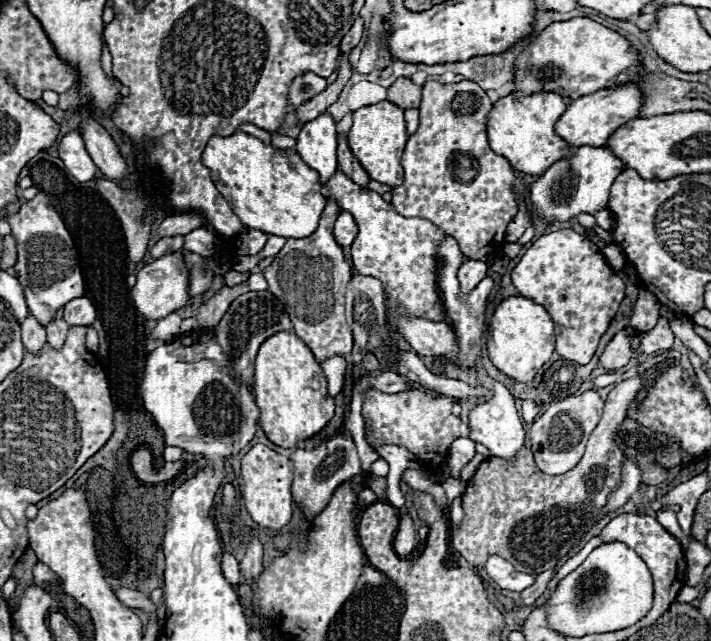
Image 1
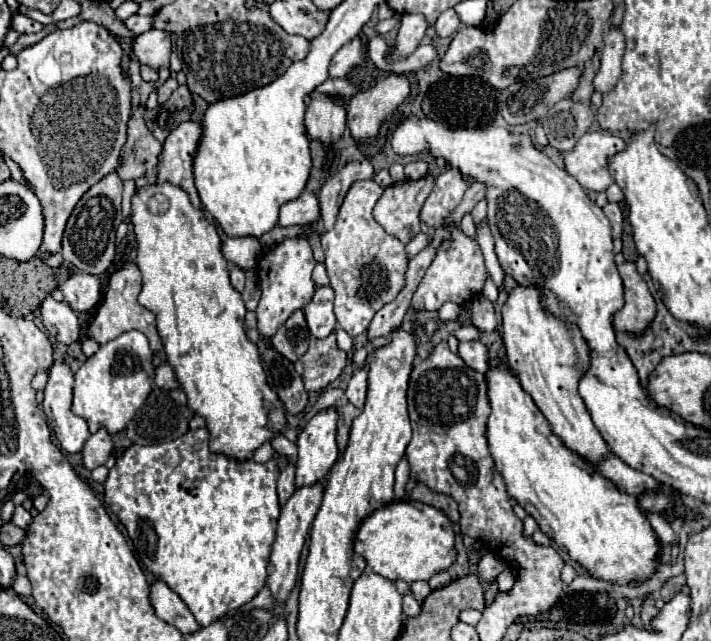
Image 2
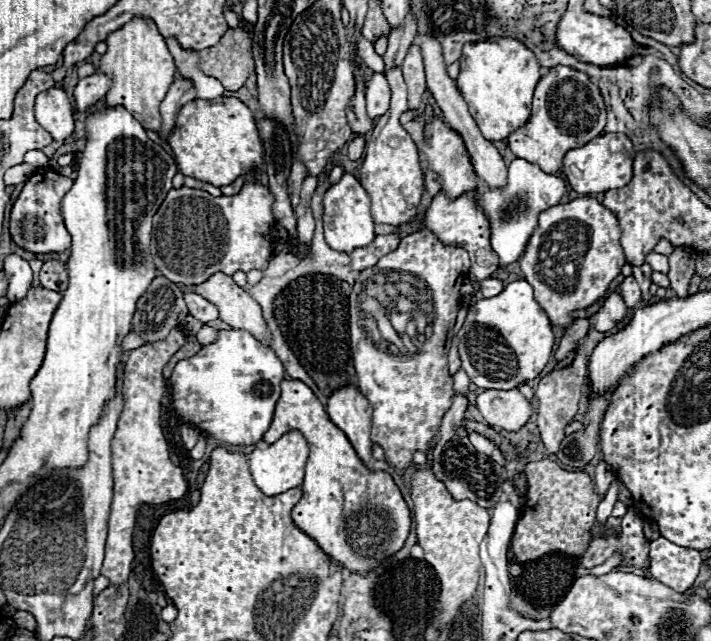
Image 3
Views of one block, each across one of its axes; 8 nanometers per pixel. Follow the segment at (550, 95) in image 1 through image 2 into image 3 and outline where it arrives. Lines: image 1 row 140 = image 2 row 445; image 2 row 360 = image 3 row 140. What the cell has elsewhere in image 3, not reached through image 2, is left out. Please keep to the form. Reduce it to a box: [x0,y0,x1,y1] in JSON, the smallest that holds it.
[456,38,540,142]

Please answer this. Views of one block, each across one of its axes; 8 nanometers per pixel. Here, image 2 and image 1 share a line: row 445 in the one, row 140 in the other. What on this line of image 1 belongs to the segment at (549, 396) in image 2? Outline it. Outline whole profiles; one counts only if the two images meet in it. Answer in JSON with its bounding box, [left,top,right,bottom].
[554,84,644,146]

